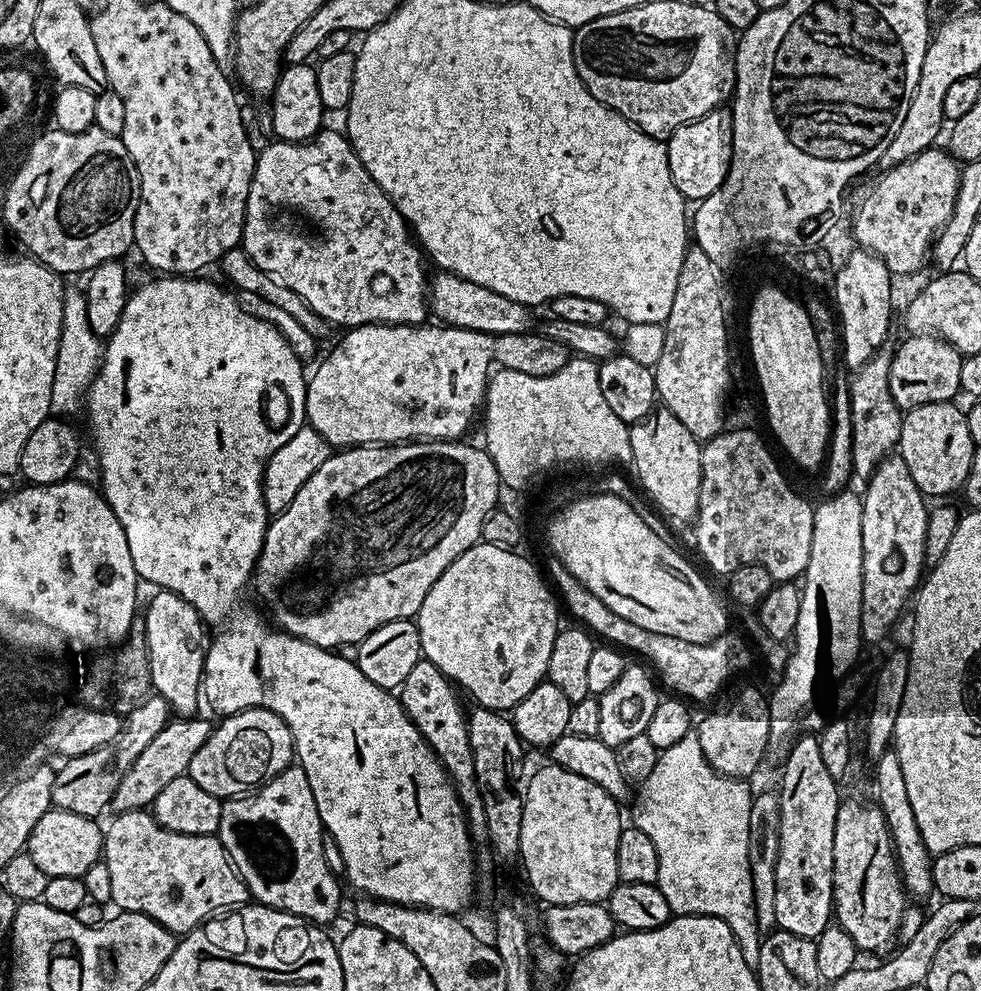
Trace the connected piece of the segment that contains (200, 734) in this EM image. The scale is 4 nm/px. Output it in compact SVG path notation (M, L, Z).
M172 718L165 728L158 730L158 738L154 738L154 742L150 742L150 746L146 746L146 750L142 750L138 758L134 758L134 766L130 766L122 782L118 782L118 790L114 790L114 798L110 805L113 813L147 809L158 798L158 794L162 794L163 788L174 782L174 778L187 773L194 754L202 750L214 727L213 721L200 719Z

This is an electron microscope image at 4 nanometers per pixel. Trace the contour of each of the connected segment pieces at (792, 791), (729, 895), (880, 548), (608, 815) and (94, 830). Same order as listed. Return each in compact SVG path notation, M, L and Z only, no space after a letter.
M804 734L789 747L788 759L782 765L784 777L780 780L780 825L778 826L778 862L776 863L776 889L774 890L774 914L776 928L782 932L798 934L798 938L815 940L833 923L832 863L834 862L834 826L838 818L842 792L836 789L837 777L826 770L822 763L819 739Z
M690 731L686 734L686 738L674 742L674 746L663 749L657 755L654 762L654 771L650 774L650 778L646 778L639 785L640 793L637 794L636 805L632 808L630 824L631 827L642 830L642 834L647 834L650 837L650 842L654 842L654 850L658 850L658 878L655 884L660 887L662 894L666 894L666 902L670 902L672 913L678 916L722 918L722 922L726 922L726 926L730 926L730 930L738 942L738 950L742 950L742 958L746 958L746 966L755 970L758 966L758 950L762 939L762 929L758 926L756 911L752 905L754 902L754 882L750 874L750 810L752 809L754 792L753 789L748 789L748 786L750 786L748 780L735 780L714 771L710 762L706 762L706 754L702 754L702 745L698 742L695 731Z
M899 454L885 456L883 462L872 471L862 491L862 614L860 635L863 643L880 644L892 632L900 620L900 611L909 607L914 593L922 583L926 572L924 551L926 550L926 522L929 505L919 486L910 478L910 470Z
M551 762L545 764L545 768L540 768L532 777L527 777L528 788L526 787L526 791L523 793L524 809L522 810L521 846L518 860L519 863L524 863L524 872L528 875L528 884L545 900L543 903L548 906L553 904L577 904L578 902L598 904L607 901L608 895L620 883L616 851L618 850L618 838L622 827L622 821L620 821L621 805L610 794L606 794L606 790L602 790L602 786L594 786L594 782L590 782L590 778L582 778L582 774L574 774L570 770L559 768L557 764Z
M49 810L46 814L42 814L42 818L38 818L38 826L34 826L34 830L30 834L26 851L38 869L44 871L48 877L79 876L82 878L86 874L86 870L90 870L90 866L101 863L102 860L104 834L101 825L98 826L96 823L97 821L91 816Z

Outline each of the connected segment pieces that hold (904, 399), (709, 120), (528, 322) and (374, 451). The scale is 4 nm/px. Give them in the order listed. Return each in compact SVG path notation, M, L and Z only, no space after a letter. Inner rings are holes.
M912 334L909 340L901 342L892 352L890 362L890 394L902 410L926 406L927 404L947 404L961 395L962 357L939 336Z
M724 106L710 110L710 114L694 122L678 126L678 130L667 137L670 178L674 178L674 186L678 186L685 201L699 202L710 198L710 194L726 182L726 174L732 165L733 138L732 113Z
M443 270L431 277L426 288L426 299L431 315L441 325L449 328L465 328L475 332L485 332L491 336L502 334L531 333L533 309L522 302L514 302L510 298L502 298L502 294L494 294L494 290L486 290L486 286L478 286L469 280L463 280L453 272Z
M409 440L402 444L369 444L333 451L326 462L322 462L322 466L318 466L318 470L314 470L310 478L306 478L306 486L302 486L302 490L294 494L294 502L290 502L286 510L271 517L264 535L254 573L254 589L264 599L265 606L272 611L271 619L275 627L291 636L300 636L319 648L336 650L341 647L339 644L361 644L371 632L378 630L378 626L386 626L386 622L413 619L420 611L422 602L426 602L430 586L434 586L434 582L438 582L442 573L459 556L466 554L466 550L481 543L482 522L486 522L488 515L498 508L496 499L502 493L502 485L490 454L483 447L475 448L472 444L464 443L460 440Z

